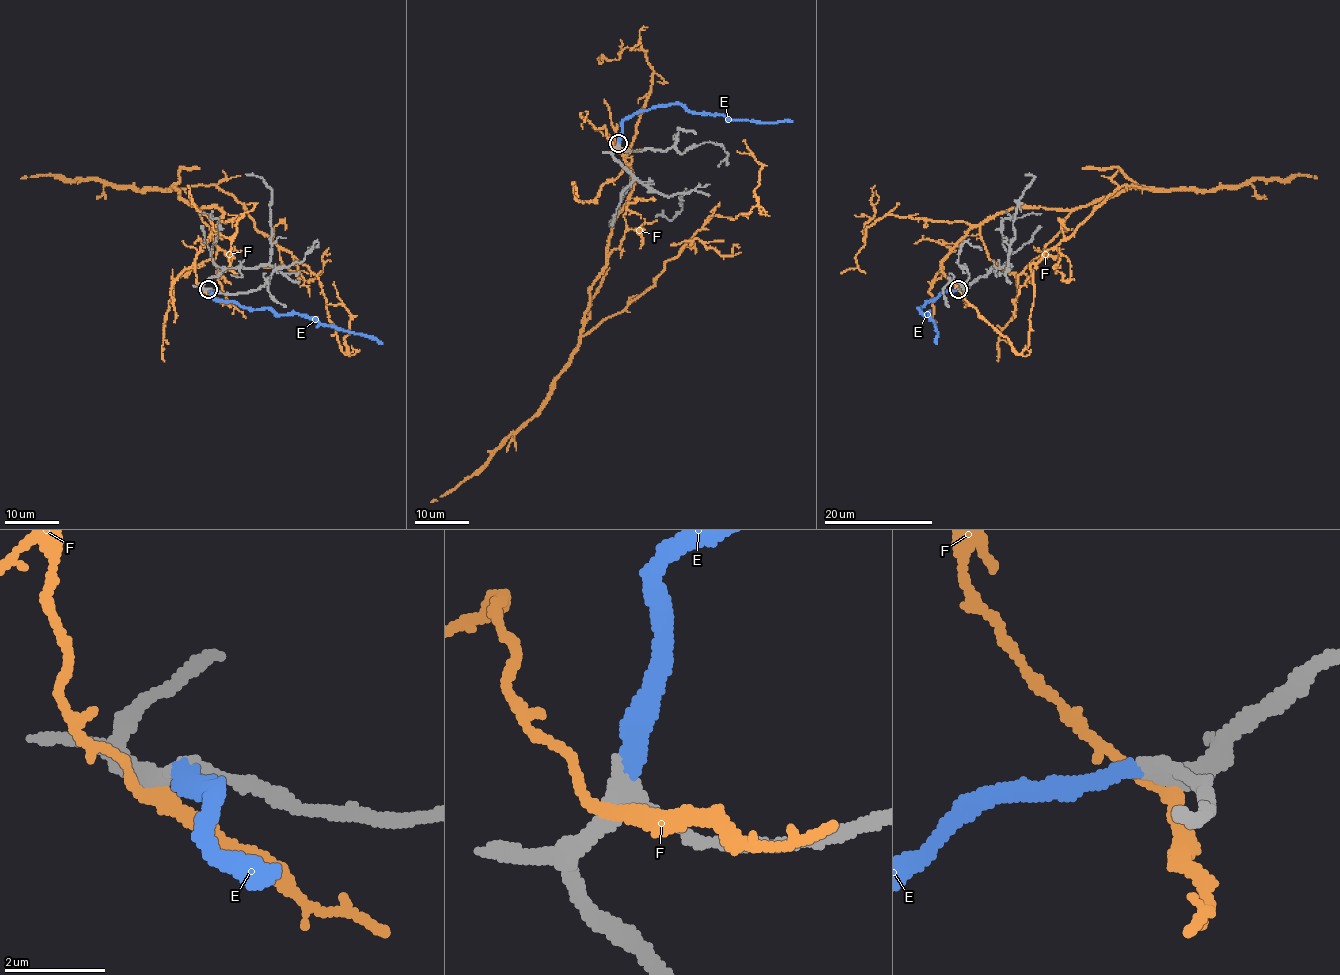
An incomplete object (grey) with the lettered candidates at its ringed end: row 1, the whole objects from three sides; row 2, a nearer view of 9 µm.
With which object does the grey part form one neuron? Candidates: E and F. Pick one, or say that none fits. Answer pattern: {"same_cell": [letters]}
{"same_cell": ["E"]}

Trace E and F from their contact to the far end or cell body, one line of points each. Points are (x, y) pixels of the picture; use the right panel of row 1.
E: (958, 289), (941, 292), (918, 308), (935, 325), (937, 344)
F: (963, 291), (941, 259), (971, 228), (1150, 189), (1121, 185), (1030, 265), (1019, 353), (956, 281)

